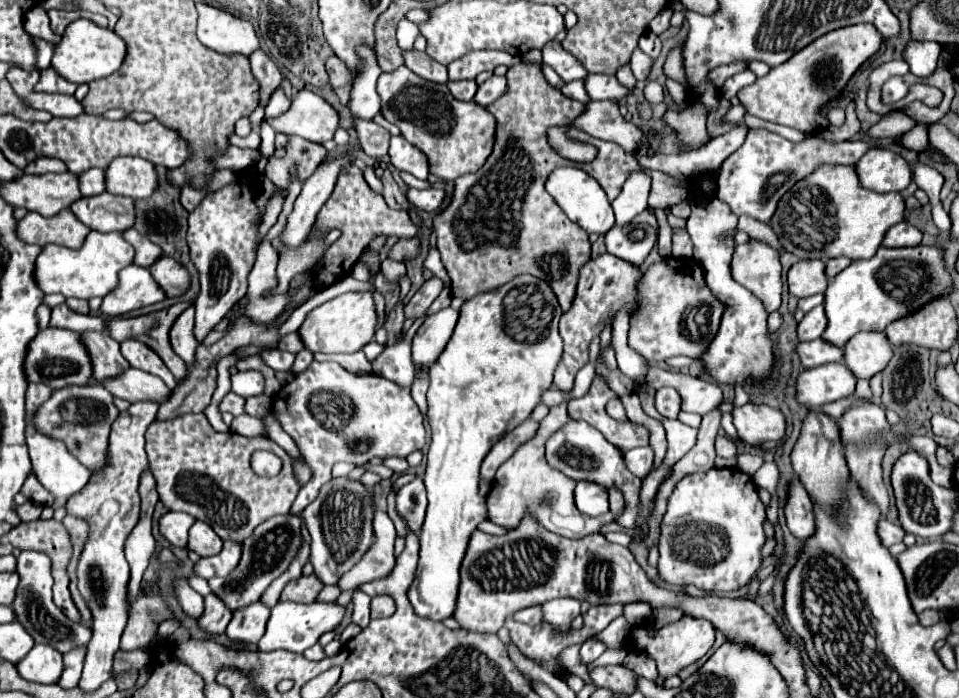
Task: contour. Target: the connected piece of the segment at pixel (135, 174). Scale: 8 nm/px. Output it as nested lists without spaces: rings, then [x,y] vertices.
[[[118,157],[106,169],[106,189],[114,195],[146,199],[158,189],[158,175],[142,157]]]

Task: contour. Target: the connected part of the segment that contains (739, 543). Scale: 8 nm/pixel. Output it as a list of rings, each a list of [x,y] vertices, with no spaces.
[[[712,467],[704,473],[692,473],[690,477],[682,479],[676,485],[662,521],[662,535],[658,545],[660,579],[664,579],[670,585],[694,585],[708,593],[736,591],[744,587],[762,565],[760,549],[766,541],[764,521],[766,521],[766,509],[758,497],[758,489],[750,475],[746,475],[736,467],[724,467],[724,469]]]

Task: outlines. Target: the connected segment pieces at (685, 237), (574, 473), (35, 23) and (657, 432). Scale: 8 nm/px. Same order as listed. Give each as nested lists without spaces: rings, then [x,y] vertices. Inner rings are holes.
[[[672,229],[672,257],[676,259],[692,257],[692,241],[686,229]]]
[[[568,421],[566,425],[562,425],[558,431],[554,431],[548,441],[546,441],[546,461],[550,467],[562,471],[566,477],[574,479],[574,481],[594,481],[600,485],[606,485],[608,489],[616,487],[624,493],[626,499],[626,511],[620,515],[620,519],[616,519],[616,523],[620,527],[632,529],[634,527],[634,519],[638,513],[638,491],[640,491],[640,479],[634,477],[626,465],[624,465],[624,457],[620,453],[620,449],[616,445],[610,445],[602,433],[598,433],[598,429],[586,425],[584,421]]]
[[[36,5],[34,11],[28,11],[26,17],[24,17],[24,27],[30,35],[34,37],[40,37],[40,39],[46,39],[46,41],[58,41],[60,37],[54,37],[54,33],[50,33],[50,23],[48,23],[48,13]]]
[[[650,419],[644,425],[650,431],[650,447],[654,449],[654,467],[658,467],[666,455],[666,431],[658,419]]]

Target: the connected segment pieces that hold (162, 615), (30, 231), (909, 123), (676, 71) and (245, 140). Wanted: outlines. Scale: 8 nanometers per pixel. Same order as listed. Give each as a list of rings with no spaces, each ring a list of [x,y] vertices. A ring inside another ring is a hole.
[[[158,593],[140,595],[138,599],[134,599],[134,603],[130,603],[128,623],[122,633],[120,649],[133,651],[147,646],[158,631],[156,627],[170,617],[172,613]]]
[[[70,209],[58,213],[58,217],[52,219],[46,219],[40,213],[32,211],[18,221],[20,239],[40,247],[56,243],[68,249],[78,249],[82,247],[88,233],[90,229],[86,229],[86,225],[82,225],[82,221],[78,221]]]
[[[900,111],[886,115],[882,120],[868,130],[868,137],[881,139],[901,136],[911,130],[916,122]]]
[[[676,47],[674,51],[670,51],[666,65],[664,65],[664,73],[666,73],[666,77],[670,77],[686,87],[686,75],[682,69],[682,47]]]
[[[252,131],[248,137],[238,137],[236,133],[230,135],[230,145],[236,145],[236,147],[256,149],[256,147],[258,147],[258,141],[260,141],[260,137],[258,137],[258,133],[254,133],[254,131]]]

